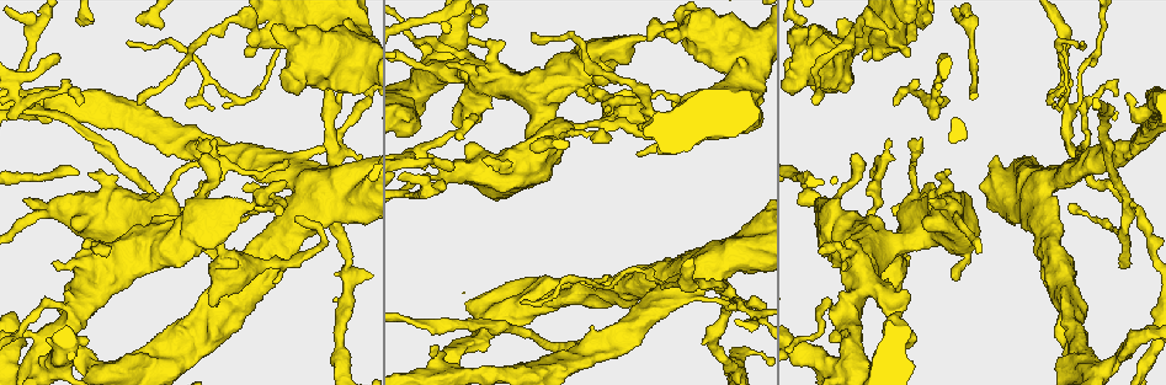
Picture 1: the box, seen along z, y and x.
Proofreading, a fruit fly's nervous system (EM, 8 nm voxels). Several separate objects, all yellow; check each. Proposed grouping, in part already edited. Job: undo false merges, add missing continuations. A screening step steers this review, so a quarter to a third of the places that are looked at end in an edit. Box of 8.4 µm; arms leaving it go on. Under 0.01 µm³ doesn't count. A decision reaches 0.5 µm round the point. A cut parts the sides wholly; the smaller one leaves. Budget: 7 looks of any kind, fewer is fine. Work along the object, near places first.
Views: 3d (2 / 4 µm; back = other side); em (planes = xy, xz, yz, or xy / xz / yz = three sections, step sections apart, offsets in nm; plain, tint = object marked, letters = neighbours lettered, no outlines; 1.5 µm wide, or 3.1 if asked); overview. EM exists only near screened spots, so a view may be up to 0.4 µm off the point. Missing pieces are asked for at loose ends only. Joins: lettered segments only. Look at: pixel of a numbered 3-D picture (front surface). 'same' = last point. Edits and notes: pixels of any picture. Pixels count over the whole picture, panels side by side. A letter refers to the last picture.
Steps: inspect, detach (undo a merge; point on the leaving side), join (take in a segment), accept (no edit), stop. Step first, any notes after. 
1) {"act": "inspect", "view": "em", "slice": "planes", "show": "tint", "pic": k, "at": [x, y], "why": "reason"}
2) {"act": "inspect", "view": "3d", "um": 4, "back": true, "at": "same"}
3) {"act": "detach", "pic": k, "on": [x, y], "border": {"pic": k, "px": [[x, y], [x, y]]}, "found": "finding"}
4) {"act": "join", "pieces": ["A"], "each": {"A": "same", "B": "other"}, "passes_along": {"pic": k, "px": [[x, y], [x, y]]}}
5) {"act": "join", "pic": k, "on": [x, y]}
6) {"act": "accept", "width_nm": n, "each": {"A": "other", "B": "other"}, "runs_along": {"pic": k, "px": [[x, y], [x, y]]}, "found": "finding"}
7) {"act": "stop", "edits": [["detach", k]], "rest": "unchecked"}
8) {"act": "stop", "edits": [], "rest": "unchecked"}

{"act": "inspect", "view": "em", "slice": "planes", "show": "tint", "pic": 1, "at": [408, 157], "why": "branch point"}

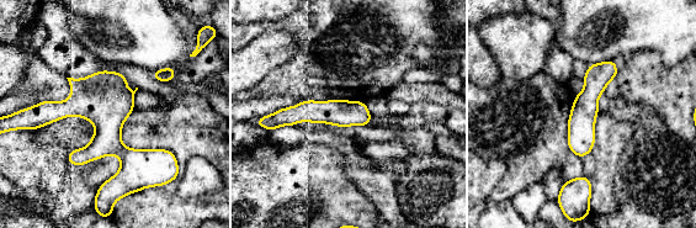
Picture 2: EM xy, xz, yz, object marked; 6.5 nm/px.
{"act": "inspect", "view": "em", "slice": "planes", "show": "letters", "at": "same"}

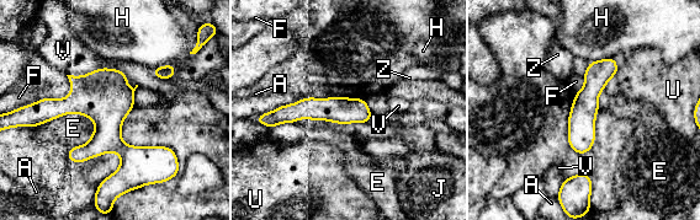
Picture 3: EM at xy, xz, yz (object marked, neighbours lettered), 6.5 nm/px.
{"act": "accept", "longest_contact_nm": ["V", 400], "each": {"A": "other", "E": "other", "F": "other", "H": "other", "J": "other", "U": "other", "V": "other", "Z": "other"}, "found": "one neuron here"}

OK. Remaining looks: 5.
{"act": "inspect", "view": "em", "slice": "planes", "show": "letters", "pic": 1, "at": [81, 102], "why": "thin end"}

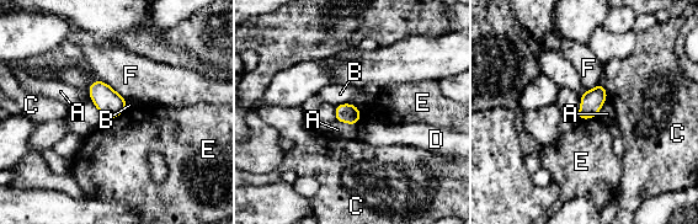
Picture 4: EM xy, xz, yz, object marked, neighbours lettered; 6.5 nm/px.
{"act": "accept", "longest_contact_nm": ["F", 220], "each": {"A": "other", "B": "other", "C": "other", "D": "other", "E": "other", "F": "other"}, "border": {"pic": 4, "px": [[126, 107], [121, 113], [106, 121]]}, "found": "no lettered segment goes on from it"}

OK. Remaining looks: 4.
{"act": "inspect", "view": "em", "slice": "planes", "show": "letters", "pic": 1, "at": [596, 140], "why": "thin end"}

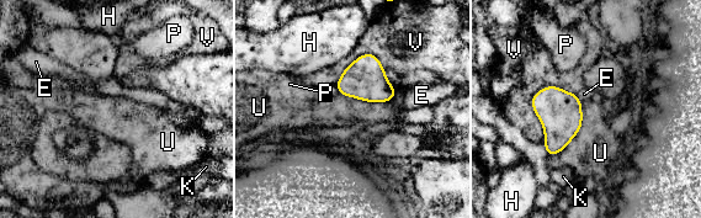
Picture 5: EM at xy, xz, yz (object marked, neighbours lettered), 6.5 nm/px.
{"act": "accept", "each": {"E": "other", "H": "other", "K": "other", "P": "other", "U": "other", "V": "other"}, "border": {"pic": 5, "px": [[339, 92], [366, 101], [387, 102]]}, "found": "no lettered segment goes on from it"}

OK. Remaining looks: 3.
{"act": "stop", "edits": [], "rest": "unchecked"}

